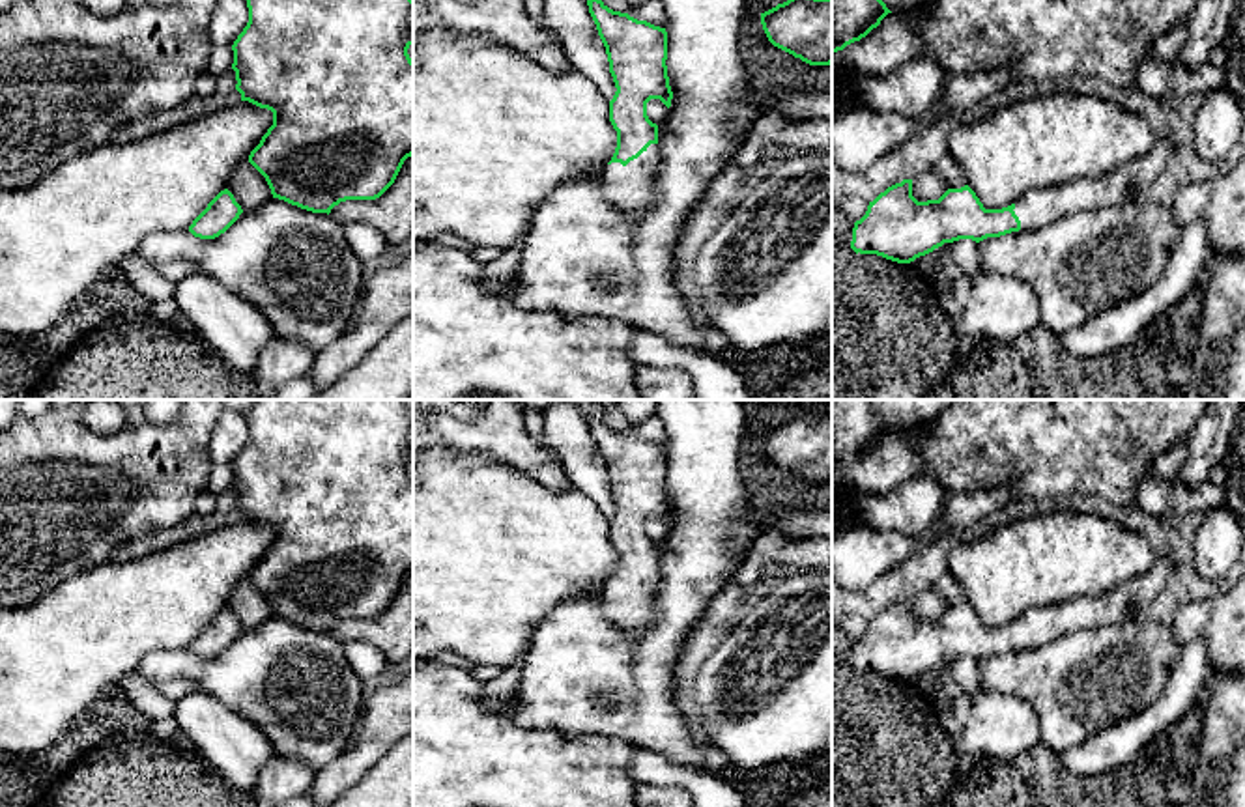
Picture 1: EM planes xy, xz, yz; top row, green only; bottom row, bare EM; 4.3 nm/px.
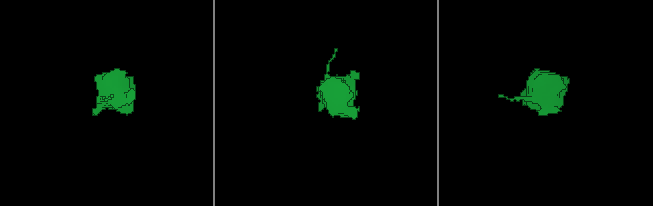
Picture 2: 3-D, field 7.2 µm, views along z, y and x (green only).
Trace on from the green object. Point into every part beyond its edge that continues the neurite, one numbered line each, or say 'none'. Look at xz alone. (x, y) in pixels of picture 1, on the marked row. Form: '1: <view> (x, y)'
1: xz (630, 189)

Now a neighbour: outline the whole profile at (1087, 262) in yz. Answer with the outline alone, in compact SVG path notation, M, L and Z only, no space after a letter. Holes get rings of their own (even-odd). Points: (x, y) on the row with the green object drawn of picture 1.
M1133 200L1075 211L1038 228L1019 230L978 243L981 273L1015 276L1039 297L1041 325L1054 334L1071 333L1148 290L1166 269L1181 228L1168 205Z

